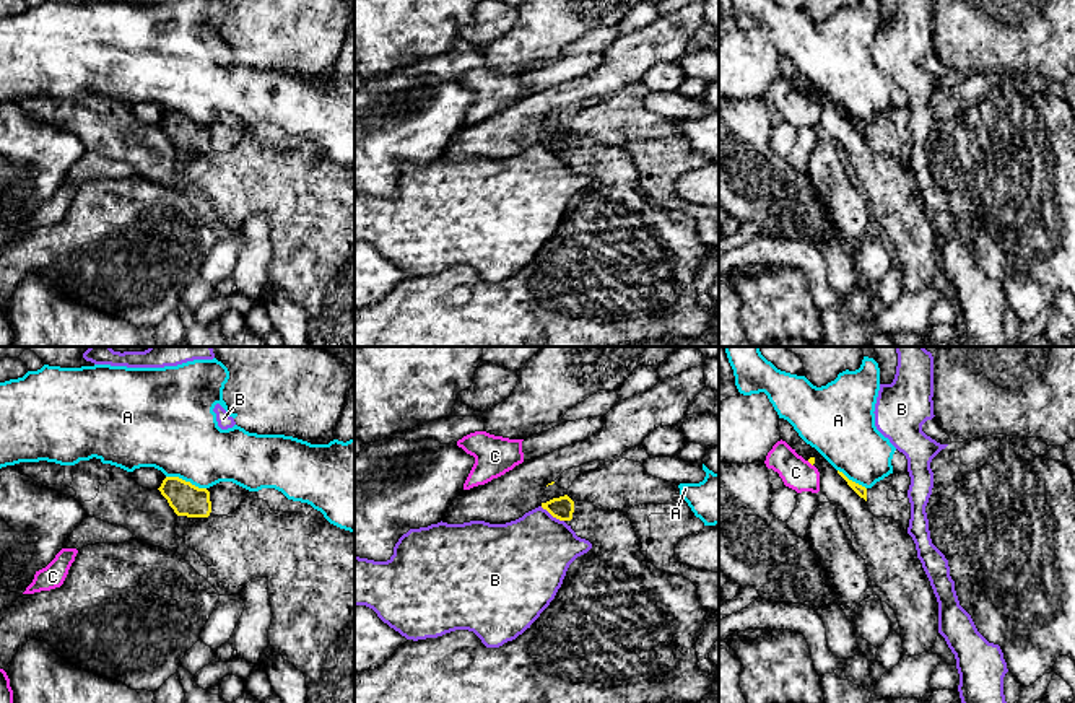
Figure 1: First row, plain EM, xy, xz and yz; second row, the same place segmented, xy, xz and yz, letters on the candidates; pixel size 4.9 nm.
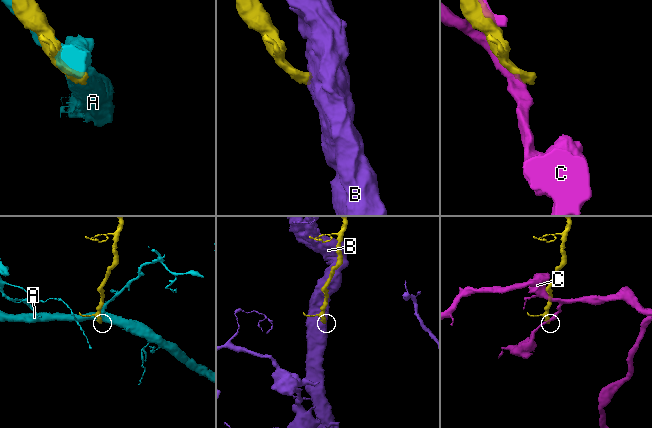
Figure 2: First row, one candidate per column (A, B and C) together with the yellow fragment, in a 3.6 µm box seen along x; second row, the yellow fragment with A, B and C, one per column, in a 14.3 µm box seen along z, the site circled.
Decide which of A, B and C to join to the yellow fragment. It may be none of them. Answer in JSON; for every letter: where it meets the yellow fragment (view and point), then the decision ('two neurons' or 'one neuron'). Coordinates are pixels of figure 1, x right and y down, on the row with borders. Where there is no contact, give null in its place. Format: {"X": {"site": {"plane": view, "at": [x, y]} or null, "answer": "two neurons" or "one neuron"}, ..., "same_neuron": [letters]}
{"A": {"site": {"plane": "xy", "at": [184, 480]}, "answer": "two neurons"}, "B": {"site": {"plane": "xz", "at": [552, 515]}, "answer": "two neurons"}, "C": {"site": {"plane": "yz", "at": [810, 462]}, "answer": "two neurons"}, "same_neuron": []}

